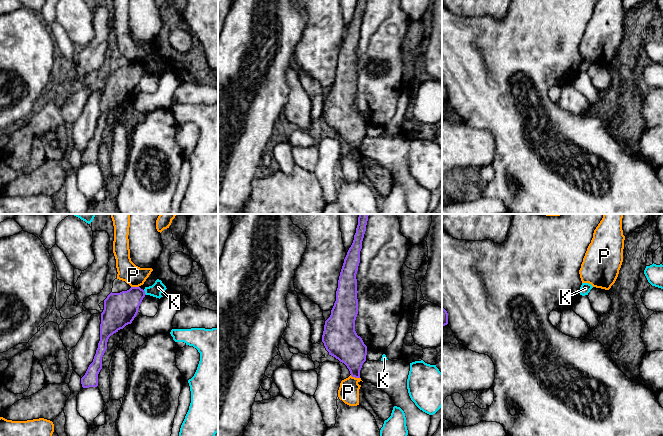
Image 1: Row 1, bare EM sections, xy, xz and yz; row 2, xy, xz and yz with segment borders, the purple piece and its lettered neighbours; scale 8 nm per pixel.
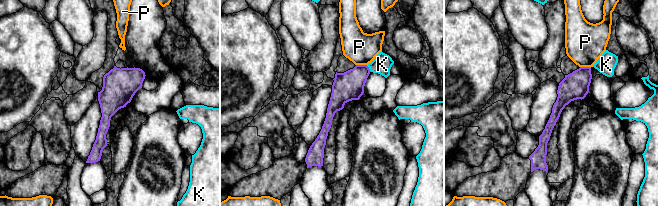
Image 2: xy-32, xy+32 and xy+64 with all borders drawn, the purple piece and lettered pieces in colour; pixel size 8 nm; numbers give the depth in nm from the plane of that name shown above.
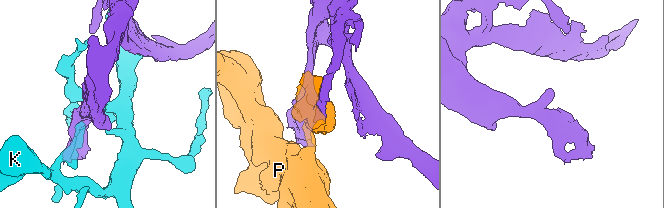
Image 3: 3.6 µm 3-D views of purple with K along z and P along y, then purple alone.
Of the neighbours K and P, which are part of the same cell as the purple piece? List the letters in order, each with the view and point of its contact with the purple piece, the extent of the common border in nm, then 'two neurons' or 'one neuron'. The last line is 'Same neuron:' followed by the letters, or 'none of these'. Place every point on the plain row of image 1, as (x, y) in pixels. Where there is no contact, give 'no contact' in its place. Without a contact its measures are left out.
K: meets purple in xy at (144, 68); contact 50 nm long; two neurons
P: meets purple in xz at (355, 153); contact 80 nm long; two neurons
Same neuron: none of these

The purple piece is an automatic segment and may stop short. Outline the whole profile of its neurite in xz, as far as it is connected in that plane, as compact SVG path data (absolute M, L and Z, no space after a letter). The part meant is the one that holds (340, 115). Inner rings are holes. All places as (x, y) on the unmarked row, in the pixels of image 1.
M357 1L353 19L340 48L336 77L330 93L325 97L322 111L322 118L329 131L344 139L355 154L360 154L360 146L367 131L367 122L355 107L358 90L356 50L366 1Z

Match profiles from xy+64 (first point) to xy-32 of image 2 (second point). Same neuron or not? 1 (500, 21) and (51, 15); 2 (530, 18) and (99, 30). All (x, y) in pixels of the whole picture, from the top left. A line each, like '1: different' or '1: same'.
1: same
2: different

